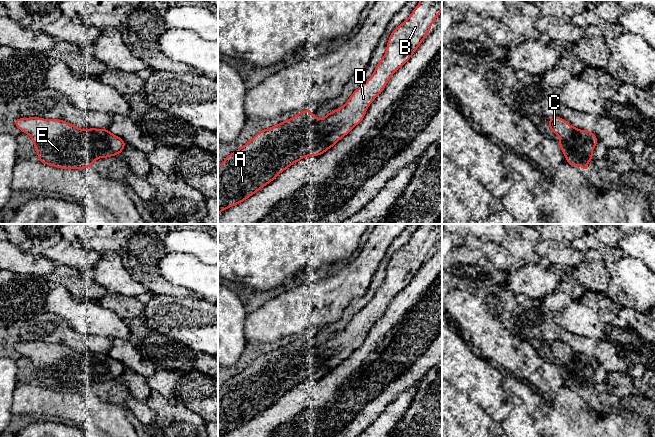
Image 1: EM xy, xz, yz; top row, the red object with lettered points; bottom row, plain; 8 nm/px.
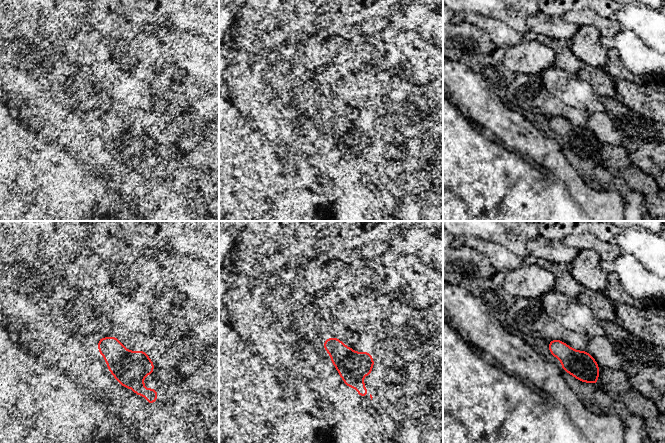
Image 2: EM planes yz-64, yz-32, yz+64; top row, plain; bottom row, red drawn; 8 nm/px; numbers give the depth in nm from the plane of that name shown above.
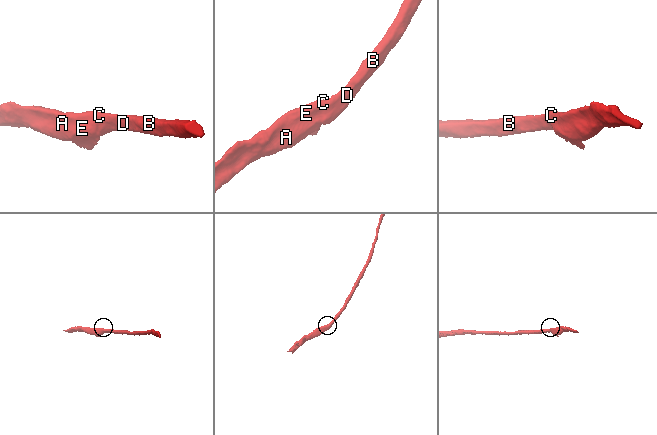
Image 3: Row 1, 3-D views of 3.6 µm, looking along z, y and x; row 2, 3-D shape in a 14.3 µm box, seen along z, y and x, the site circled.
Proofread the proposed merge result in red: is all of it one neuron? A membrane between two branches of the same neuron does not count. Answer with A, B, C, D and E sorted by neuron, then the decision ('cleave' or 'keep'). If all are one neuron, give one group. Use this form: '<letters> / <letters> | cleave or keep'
A B C D E | keep

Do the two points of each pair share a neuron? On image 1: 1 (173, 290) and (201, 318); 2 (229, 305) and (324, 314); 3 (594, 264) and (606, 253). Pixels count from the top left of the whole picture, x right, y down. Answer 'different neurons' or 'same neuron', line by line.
1: different neurons
2: different neurons
3: different neurons

